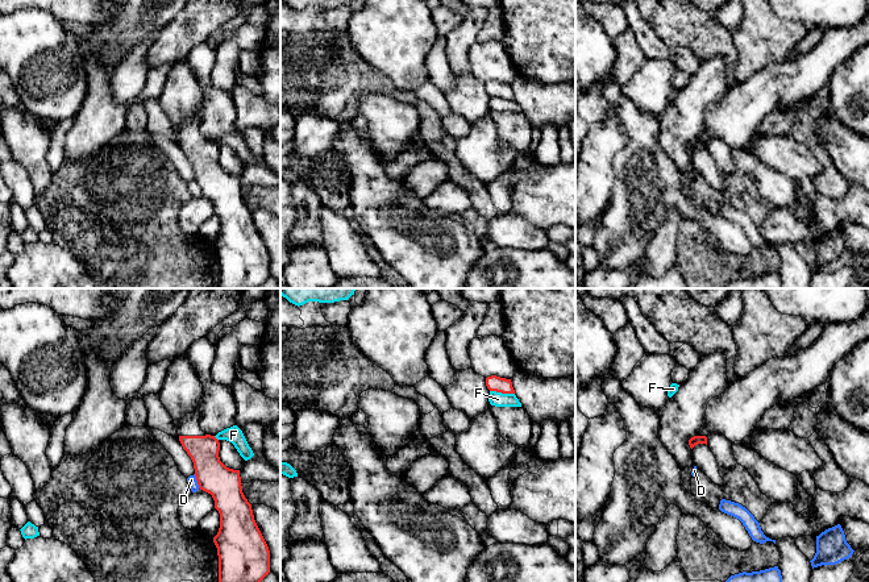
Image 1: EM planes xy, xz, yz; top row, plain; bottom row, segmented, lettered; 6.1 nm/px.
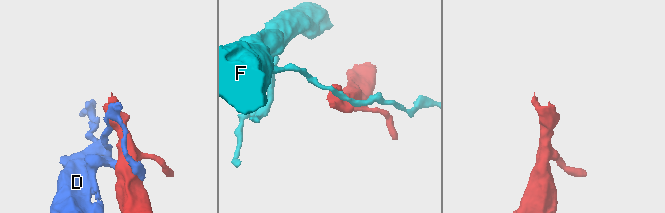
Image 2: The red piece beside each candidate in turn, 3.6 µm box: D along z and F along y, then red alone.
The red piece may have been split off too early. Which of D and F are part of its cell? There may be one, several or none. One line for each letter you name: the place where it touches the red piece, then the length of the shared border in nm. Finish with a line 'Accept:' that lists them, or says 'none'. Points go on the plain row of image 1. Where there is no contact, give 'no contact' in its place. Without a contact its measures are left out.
Accept: none

